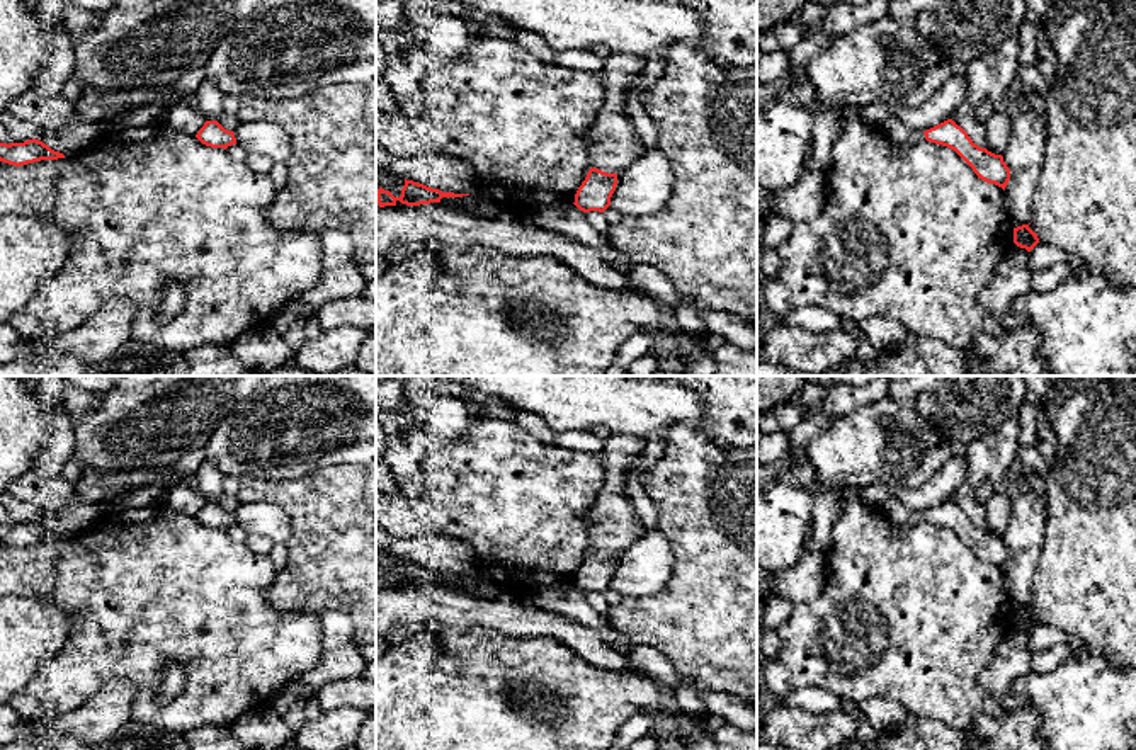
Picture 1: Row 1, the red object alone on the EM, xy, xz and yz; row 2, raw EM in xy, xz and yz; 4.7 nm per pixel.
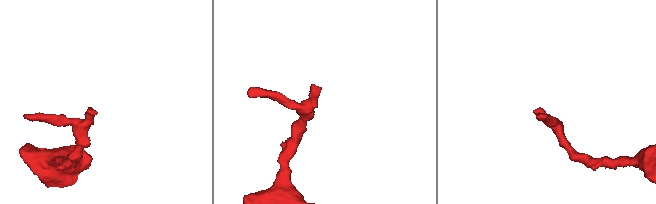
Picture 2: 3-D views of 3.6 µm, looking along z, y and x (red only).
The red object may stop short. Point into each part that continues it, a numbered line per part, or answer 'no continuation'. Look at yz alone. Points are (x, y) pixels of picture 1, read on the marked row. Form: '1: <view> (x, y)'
1: yz (917, 136)

